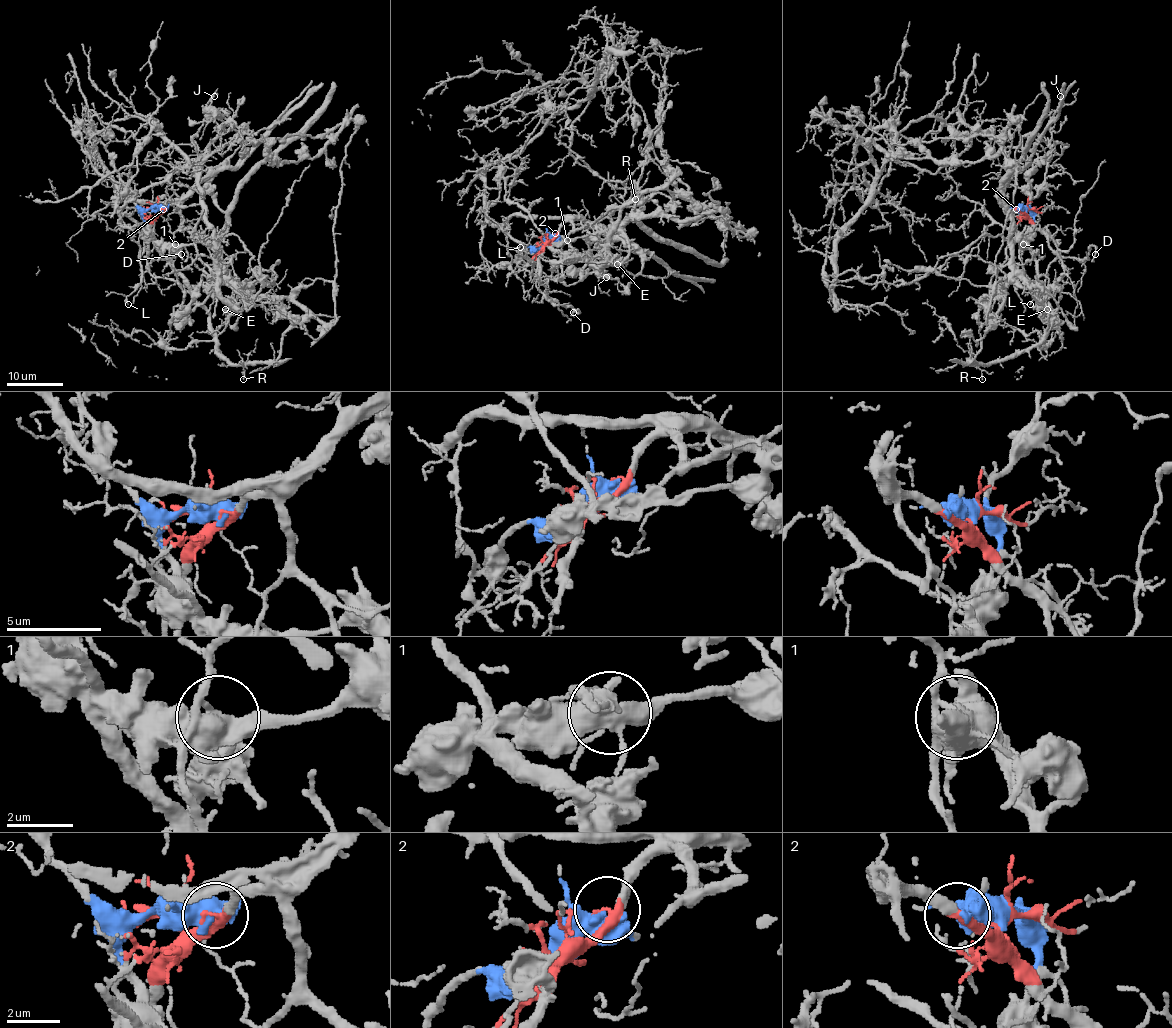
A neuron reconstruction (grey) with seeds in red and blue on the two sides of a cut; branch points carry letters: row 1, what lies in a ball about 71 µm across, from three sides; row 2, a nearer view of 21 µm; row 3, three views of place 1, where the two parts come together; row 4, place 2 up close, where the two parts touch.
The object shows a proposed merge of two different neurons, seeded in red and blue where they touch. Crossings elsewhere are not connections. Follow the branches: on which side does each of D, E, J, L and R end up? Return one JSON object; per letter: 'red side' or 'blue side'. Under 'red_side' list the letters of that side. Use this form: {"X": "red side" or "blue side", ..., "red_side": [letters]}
{"D": "red side", "E": "blue side", "J": "red side", "L": "red side", "R": "blue side", "red_side": ["D", "J", "L"]}

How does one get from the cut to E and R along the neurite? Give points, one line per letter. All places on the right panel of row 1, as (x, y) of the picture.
E: (1027, 209), (1033, 220), (1031, 232), (1023, 244), (1016, 241), (1013, 246), (1014, 271), (1047, 309)
R: (1027, 209), (1033, 216), (1031, 257), (1054, 323), (1041, 338), (1023, 350), (982, 364), (982, 379)

